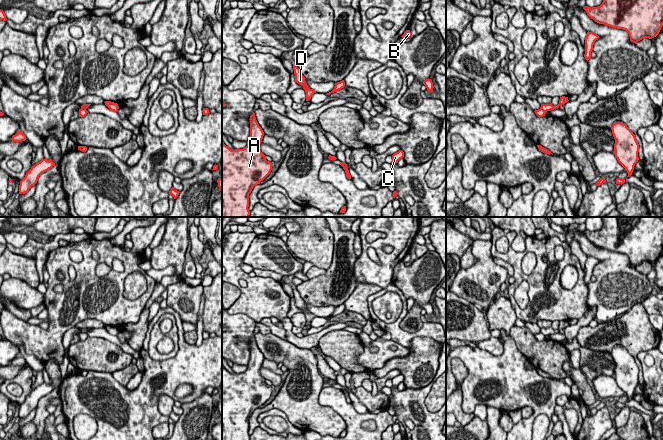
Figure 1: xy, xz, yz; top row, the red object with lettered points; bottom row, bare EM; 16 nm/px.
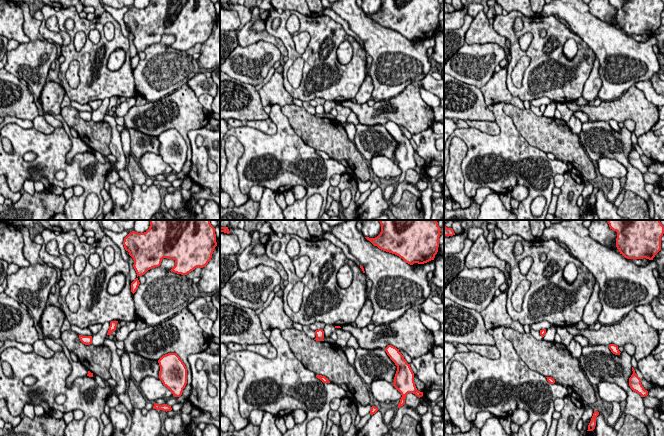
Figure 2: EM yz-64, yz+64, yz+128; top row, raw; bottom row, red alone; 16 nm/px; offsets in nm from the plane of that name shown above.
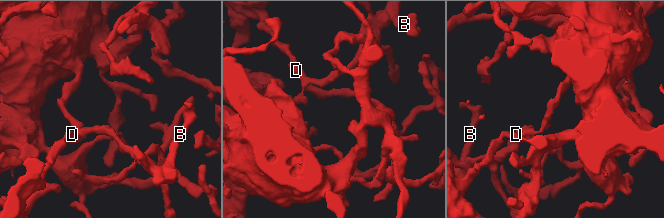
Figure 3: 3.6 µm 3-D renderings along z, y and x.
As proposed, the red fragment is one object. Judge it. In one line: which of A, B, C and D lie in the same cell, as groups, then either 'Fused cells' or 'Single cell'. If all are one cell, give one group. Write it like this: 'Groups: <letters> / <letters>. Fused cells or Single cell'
Groups: A B C / D. Fused cells

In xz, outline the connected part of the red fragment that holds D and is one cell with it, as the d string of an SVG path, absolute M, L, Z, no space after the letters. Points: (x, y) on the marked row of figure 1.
M293 65L293 70L295 74L295 81L300 84L304 90L310 89L305 81L305 77L301 74L300 69L297 65Z

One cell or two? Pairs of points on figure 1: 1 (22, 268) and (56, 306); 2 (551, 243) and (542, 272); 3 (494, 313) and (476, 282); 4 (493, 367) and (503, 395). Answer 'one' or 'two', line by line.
1: two
2: one
3: two
4: one

